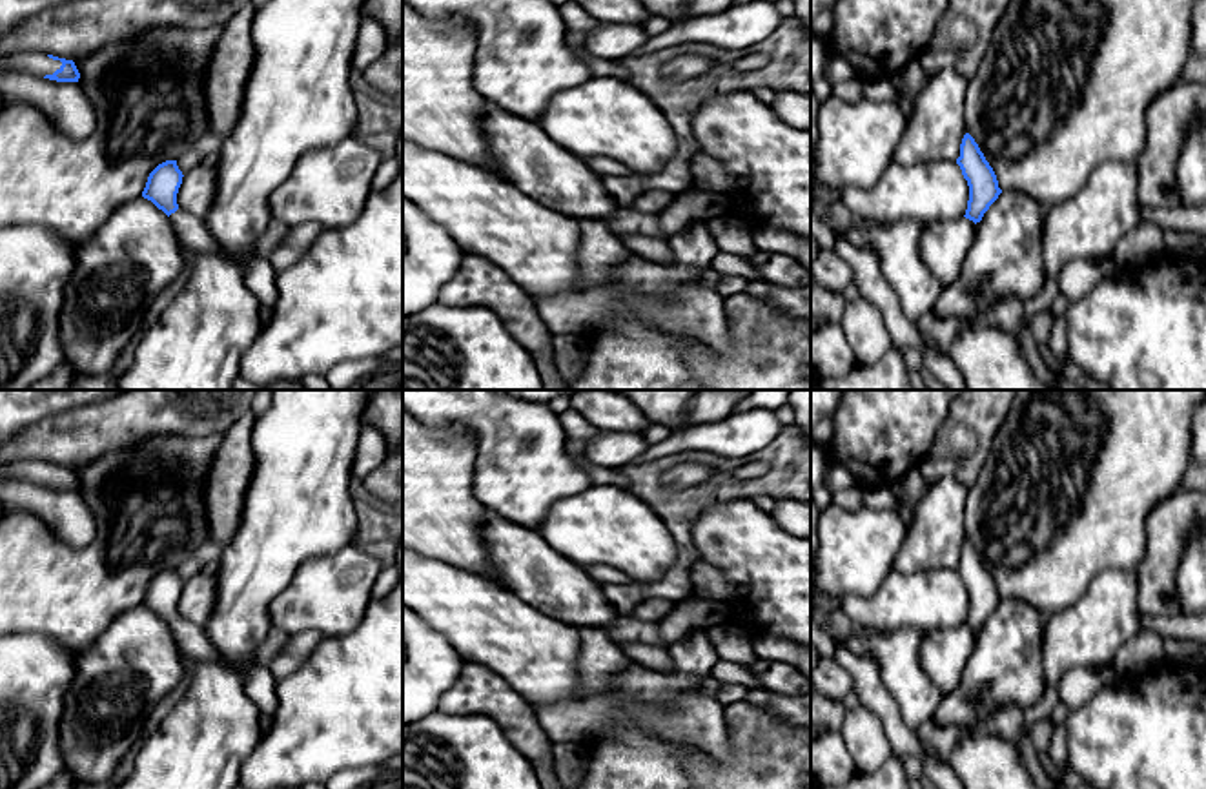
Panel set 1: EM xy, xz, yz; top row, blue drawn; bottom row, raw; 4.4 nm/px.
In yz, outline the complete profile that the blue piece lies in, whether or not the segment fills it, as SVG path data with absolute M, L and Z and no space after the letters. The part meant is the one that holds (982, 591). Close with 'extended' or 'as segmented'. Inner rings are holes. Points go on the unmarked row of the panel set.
M966 541L962 547L956 572L960 574L969 594L969 609L964 625L976 632L982 629L989 614L998 607L1002 598L998 596L993 576L969 541Z | as segmented

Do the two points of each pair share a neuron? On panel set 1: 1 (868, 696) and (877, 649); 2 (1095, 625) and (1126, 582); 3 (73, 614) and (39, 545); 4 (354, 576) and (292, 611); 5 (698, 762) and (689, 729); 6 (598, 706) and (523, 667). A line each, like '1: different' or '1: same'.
1: different
2: same
3: same
4: same
5: different
6: different

